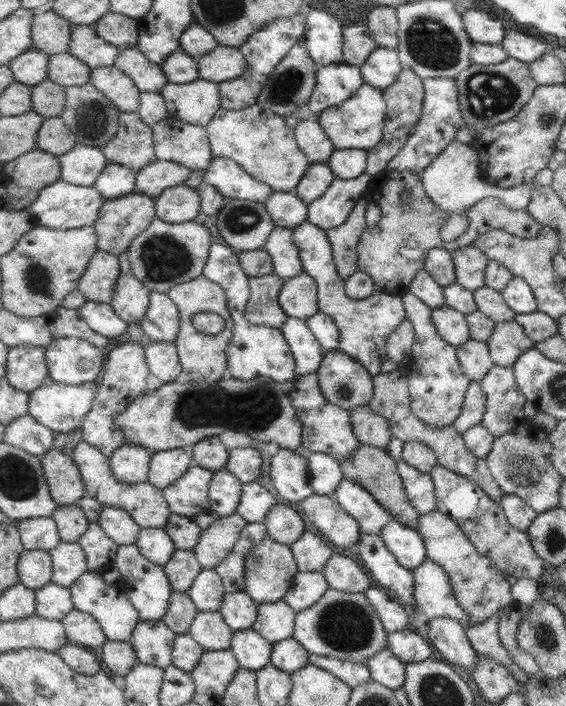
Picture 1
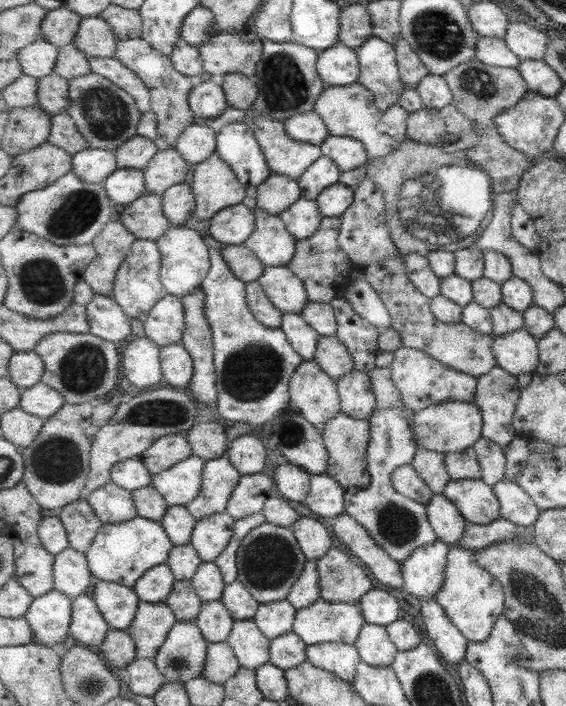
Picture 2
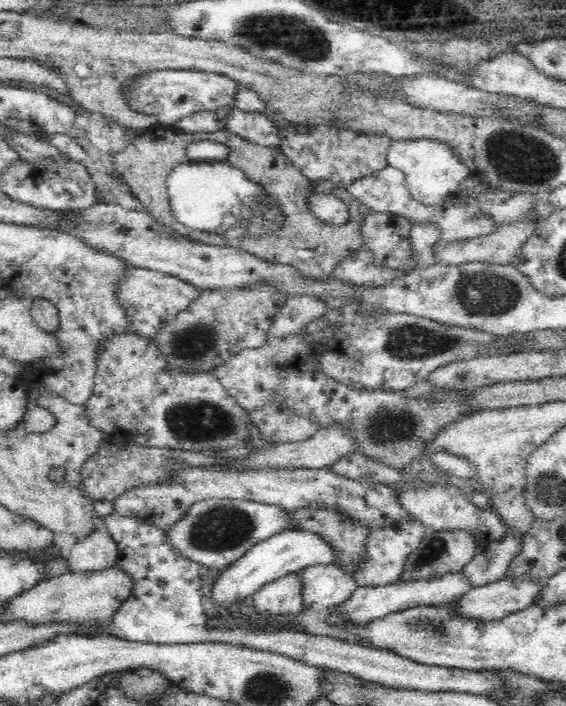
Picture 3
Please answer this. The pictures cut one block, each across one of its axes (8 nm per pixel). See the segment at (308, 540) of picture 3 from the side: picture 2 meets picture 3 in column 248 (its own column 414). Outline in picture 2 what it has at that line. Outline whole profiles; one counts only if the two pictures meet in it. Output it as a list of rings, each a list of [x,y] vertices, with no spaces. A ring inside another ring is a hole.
[[[442,540],[415,549],[402,564],[406,590],[418,600],[435,600],[446,584],[449,552],[450,545]]]

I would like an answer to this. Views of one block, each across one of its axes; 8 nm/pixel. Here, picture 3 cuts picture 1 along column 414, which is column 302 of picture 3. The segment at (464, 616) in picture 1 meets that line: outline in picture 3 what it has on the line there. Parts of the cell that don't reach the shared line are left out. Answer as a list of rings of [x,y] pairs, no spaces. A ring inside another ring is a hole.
[[[319,565],[296,572],[305,578],[304,607],[319,612],[348,602],[358,584],[339,565]]]

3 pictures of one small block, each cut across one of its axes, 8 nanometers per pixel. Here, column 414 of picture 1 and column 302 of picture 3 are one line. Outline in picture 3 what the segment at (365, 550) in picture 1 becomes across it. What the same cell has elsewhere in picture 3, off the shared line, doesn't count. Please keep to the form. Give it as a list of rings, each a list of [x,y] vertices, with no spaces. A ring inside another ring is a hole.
[[[292,573],[259,586],[252,595],[254,607],[270,615],[298,614],[304,607],[304,584],[301,574]]]

